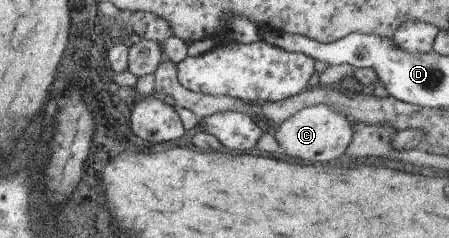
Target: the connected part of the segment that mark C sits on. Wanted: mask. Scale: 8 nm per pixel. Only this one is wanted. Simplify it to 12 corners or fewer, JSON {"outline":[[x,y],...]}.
{"outline":[[315,105],[279,123],[287,157],[327,163],[349,147],[354,120]]}

